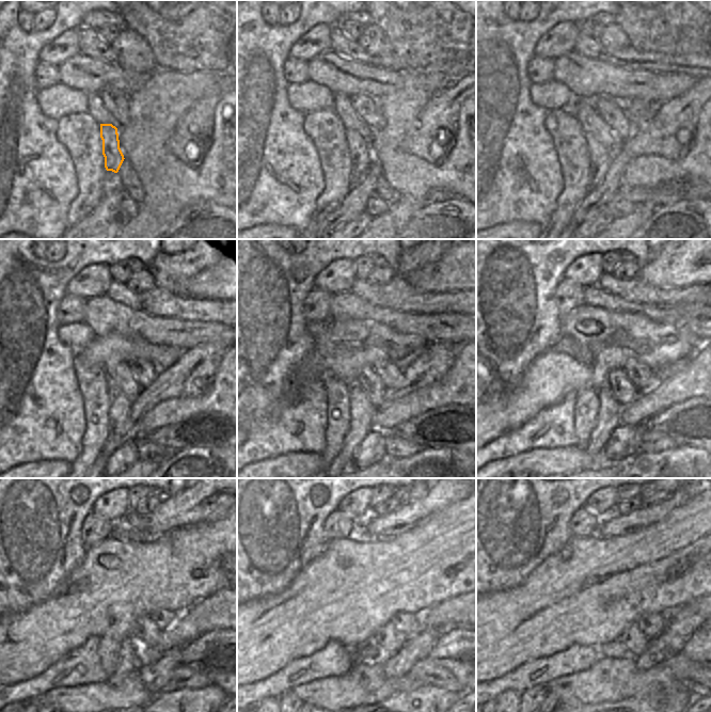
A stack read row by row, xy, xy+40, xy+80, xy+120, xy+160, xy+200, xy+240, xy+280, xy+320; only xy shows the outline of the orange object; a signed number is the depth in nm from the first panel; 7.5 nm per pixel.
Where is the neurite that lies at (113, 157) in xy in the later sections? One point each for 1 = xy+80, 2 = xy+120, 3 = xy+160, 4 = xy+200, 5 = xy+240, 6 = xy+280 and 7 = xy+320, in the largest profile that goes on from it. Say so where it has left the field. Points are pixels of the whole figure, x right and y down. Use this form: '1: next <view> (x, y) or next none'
1: next xy+80 (600, 158)
2: next xy+120 (121, 405)
3: next xy+160 (362, 411)
4: next xy+200 (607, 420)
5: next xy+240 (130, 659)
6: next xy+280 (362, 653)
7: next xy+320 (604, 650)

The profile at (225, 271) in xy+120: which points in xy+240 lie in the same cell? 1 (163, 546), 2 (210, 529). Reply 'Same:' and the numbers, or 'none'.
Same: none

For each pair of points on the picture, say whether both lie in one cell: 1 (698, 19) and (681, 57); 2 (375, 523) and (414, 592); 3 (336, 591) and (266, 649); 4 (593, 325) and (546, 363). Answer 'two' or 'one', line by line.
1: one
2: two
3: one
4: one

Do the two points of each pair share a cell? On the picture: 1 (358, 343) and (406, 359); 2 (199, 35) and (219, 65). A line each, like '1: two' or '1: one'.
1: one
2: one

